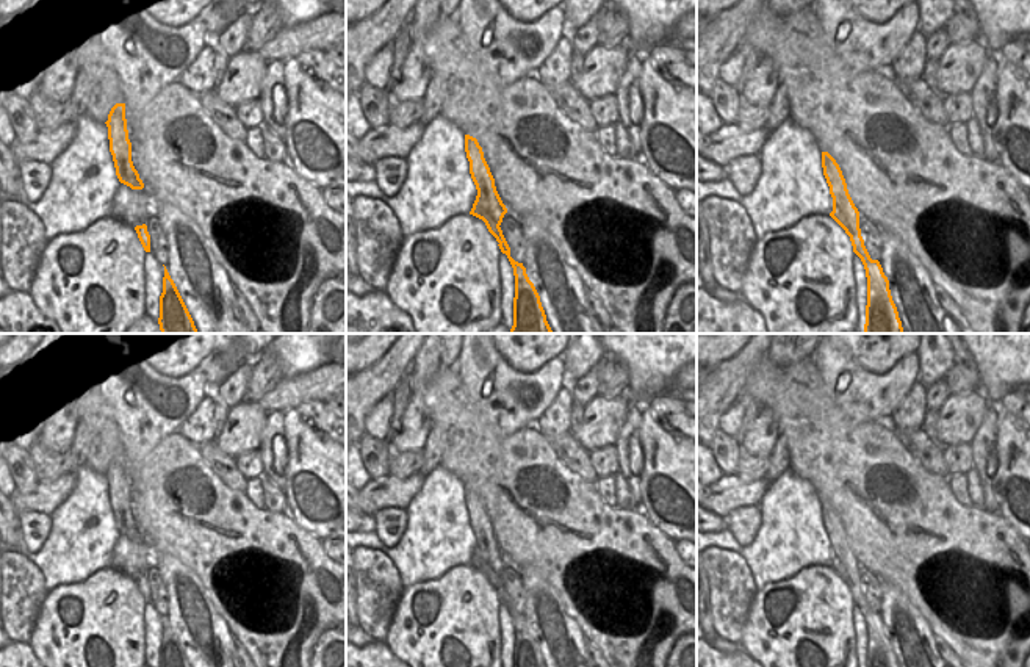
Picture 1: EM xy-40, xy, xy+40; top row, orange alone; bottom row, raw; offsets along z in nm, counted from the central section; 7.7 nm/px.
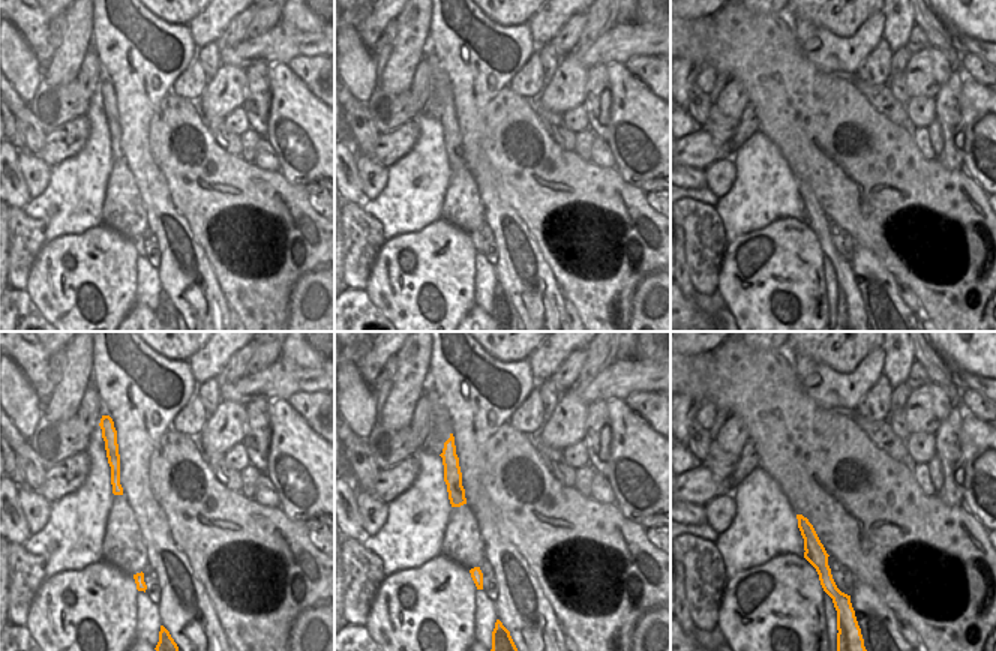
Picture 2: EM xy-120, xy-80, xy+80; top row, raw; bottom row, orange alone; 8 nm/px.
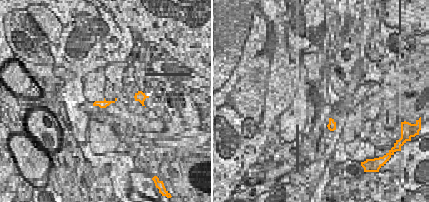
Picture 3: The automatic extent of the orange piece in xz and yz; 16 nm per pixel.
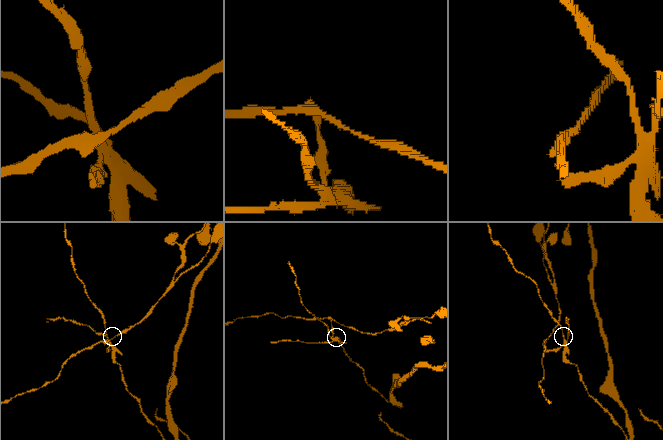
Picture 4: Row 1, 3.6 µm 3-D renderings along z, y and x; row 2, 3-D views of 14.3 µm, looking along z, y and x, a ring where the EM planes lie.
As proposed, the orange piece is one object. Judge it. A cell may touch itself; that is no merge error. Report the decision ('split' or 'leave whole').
split

